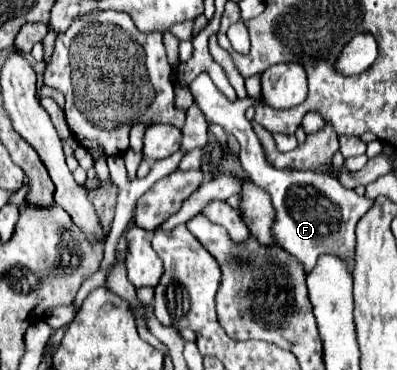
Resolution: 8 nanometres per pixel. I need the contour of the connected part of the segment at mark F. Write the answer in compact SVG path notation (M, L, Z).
M202 73L190 83L190 91L194 97L194 103L204 113L206 121L214 121L220 127L224 127L226 133L232 133L236 141L240 143L240 163L252 183L258 187L264 187L272 195L272 203L276 209L276 221L274 221L274 235L282 249L286 249L292 257L296 257L304 265L304 273L310 273L318 261L320 255L334 255L342 259L348 267L348 273L352 273L354 267L354 247L356 247L356 235L354 227L358 219L370 209L370 199L360 197L354 193L354 189L342 187L342 183L330 175L322 175L316 171L280 171L274 169L264 155L262 145L258 143L256 133L252 131L250 121L246 119L246 109L250 105L256 105L258 99L238 99L230 101L226 99L218 87L212 83L212 79Z

